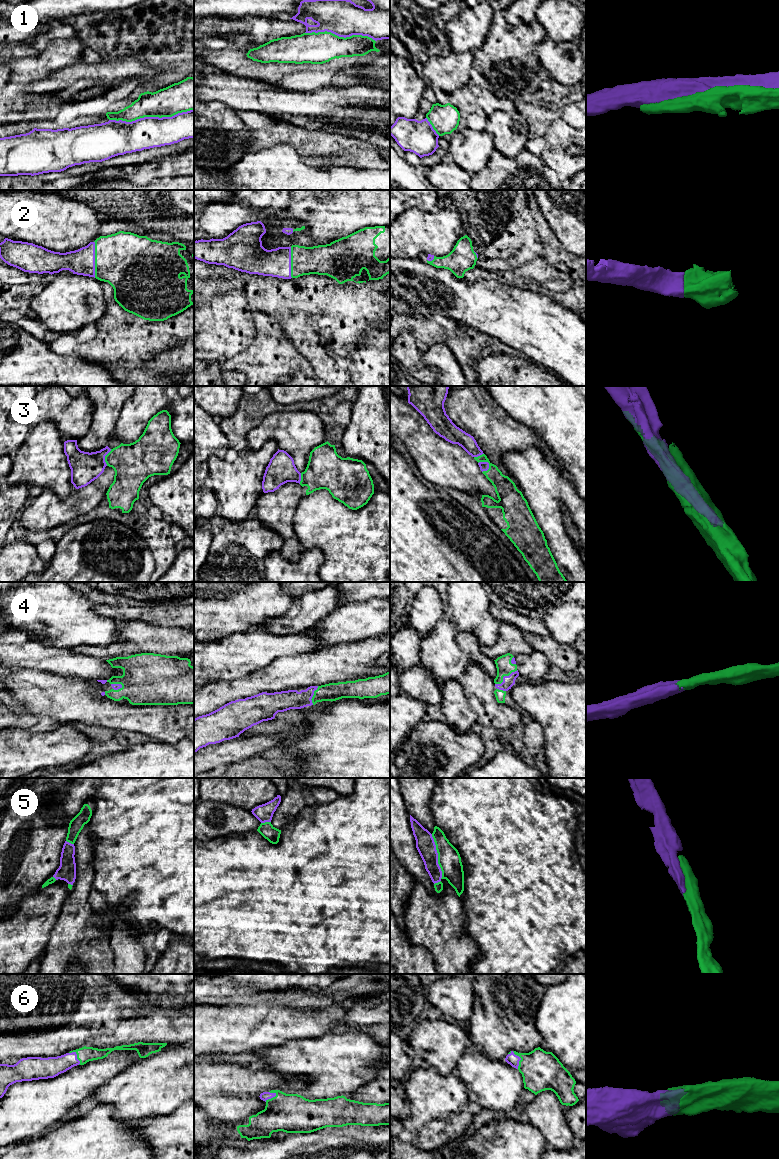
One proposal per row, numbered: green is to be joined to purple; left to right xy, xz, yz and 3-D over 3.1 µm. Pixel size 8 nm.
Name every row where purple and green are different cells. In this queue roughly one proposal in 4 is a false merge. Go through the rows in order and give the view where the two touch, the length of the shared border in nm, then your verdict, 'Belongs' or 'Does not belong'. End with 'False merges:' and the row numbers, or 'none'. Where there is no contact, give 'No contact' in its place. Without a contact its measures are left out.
1: Touches purple in xy. Shared border 700 nm. Does not belong
2: Touches purple in xy. Shared border 300 nm. Belongs
3: Touches purple in yz. Shared border 110 nm. Belongs
4: Touches purple in yz. Shared border 220 nm. Belongs
5: Touches purple in yz. Shared border 360 nm. Belongs
6: Touches purple in yz. Shared border 160 nm. Belongs
False merges: 1

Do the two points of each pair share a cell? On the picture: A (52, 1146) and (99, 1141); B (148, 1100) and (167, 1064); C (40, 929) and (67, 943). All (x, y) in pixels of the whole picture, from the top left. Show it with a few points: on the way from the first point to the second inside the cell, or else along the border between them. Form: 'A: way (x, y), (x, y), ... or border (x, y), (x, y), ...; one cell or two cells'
A: way (64, 1146), (87, 1146); one cell
B: way (151, 1091), (167, 1073); one cell
C: border (59, 912), (44, 954); two cells

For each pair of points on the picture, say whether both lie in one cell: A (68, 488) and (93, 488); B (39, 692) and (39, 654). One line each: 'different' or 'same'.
A: different
B: different

